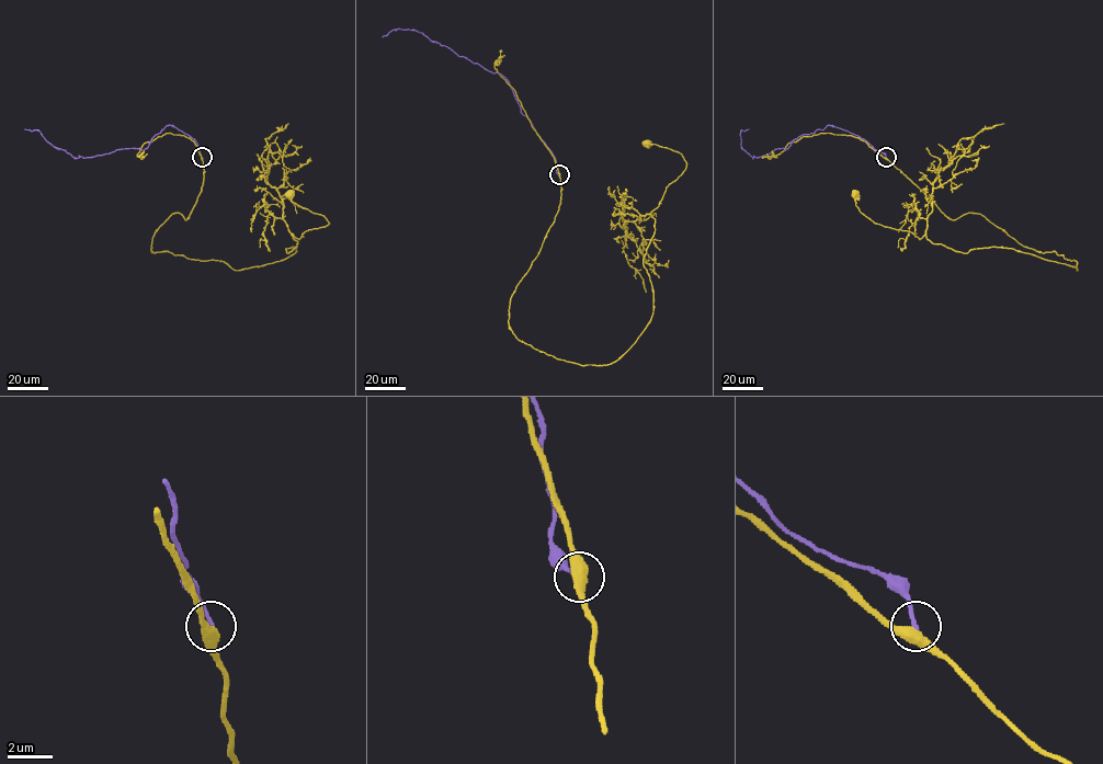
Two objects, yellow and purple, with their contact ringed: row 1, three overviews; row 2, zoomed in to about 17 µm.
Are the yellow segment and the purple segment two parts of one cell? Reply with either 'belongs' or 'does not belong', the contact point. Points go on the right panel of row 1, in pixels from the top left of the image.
does not belong | (886, 157)

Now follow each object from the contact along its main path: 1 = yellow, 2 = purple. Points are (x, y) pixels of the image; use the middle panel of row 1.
1: (559, 174), (559, 211), (509, 326), (557, 358), (610, 364), (650, 319), (650, 214), (686, 164), (647, 144)
2: (559, 174), (554, 156), (521, 112), (509, 82), (500, 73), (458, 56), (418, 31), (399, 29), (383, 37)

